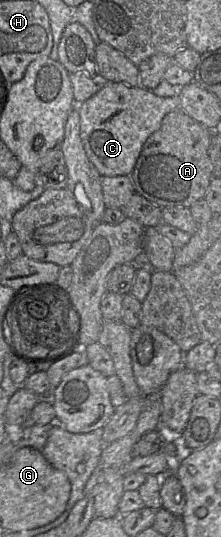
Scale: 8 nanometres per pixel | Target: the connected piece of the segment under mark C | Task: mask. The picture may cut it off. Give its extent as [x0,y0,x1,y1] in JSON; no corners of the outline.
[77,82,180,177]

